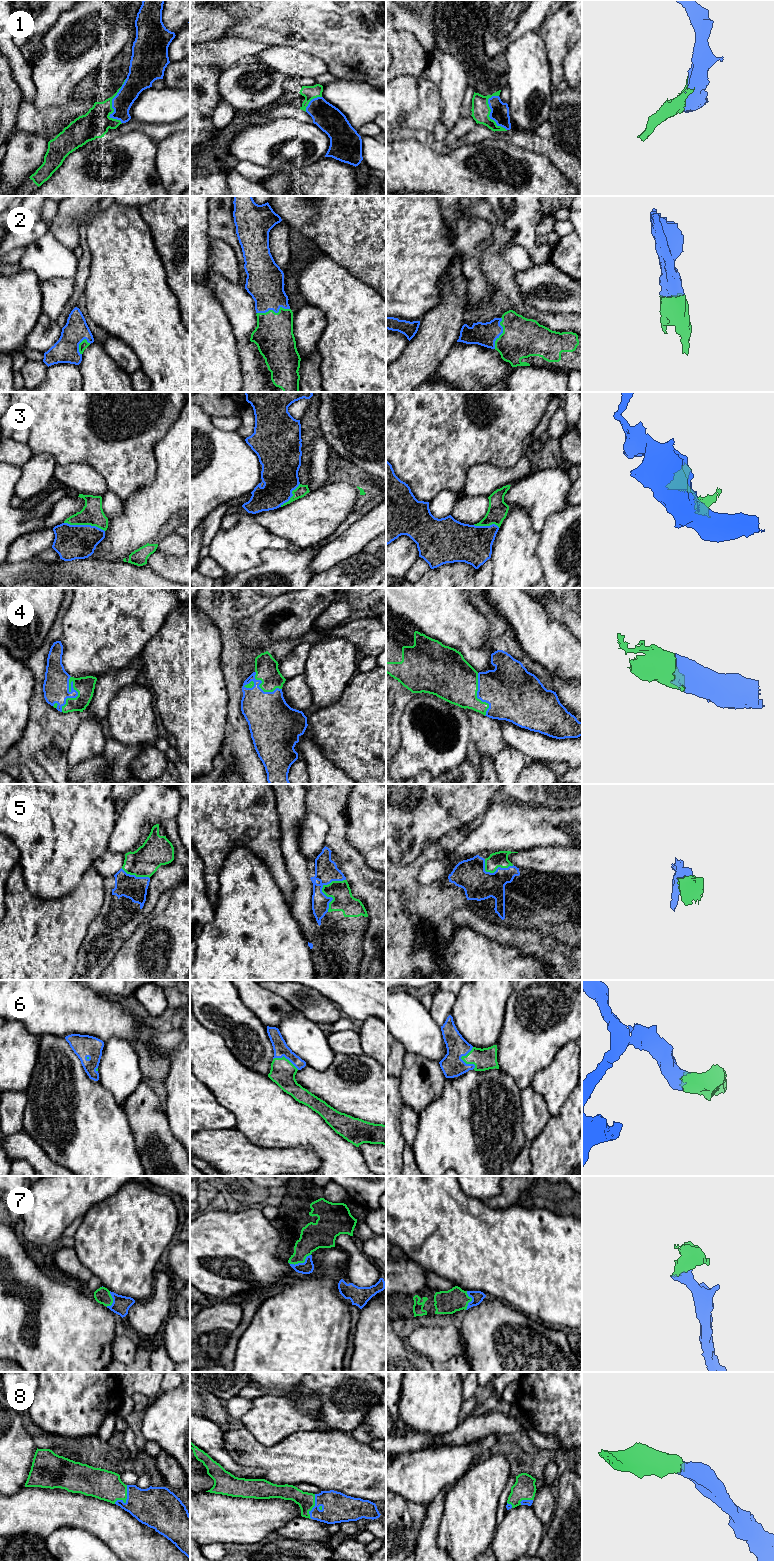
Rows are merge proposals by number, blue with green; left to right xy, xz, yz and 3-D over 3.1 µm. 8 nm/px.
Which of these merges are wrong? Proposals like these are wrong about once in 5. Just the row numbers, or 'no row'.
no row

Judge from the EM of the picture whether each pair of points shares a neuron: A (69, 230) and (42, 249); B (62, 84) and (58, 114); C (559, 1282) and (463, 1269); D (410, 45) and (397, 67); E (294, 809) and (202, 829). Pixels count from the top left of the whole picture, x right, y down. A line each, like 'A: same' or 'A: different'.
A: different
B: different
C: same
D: same
E: different

